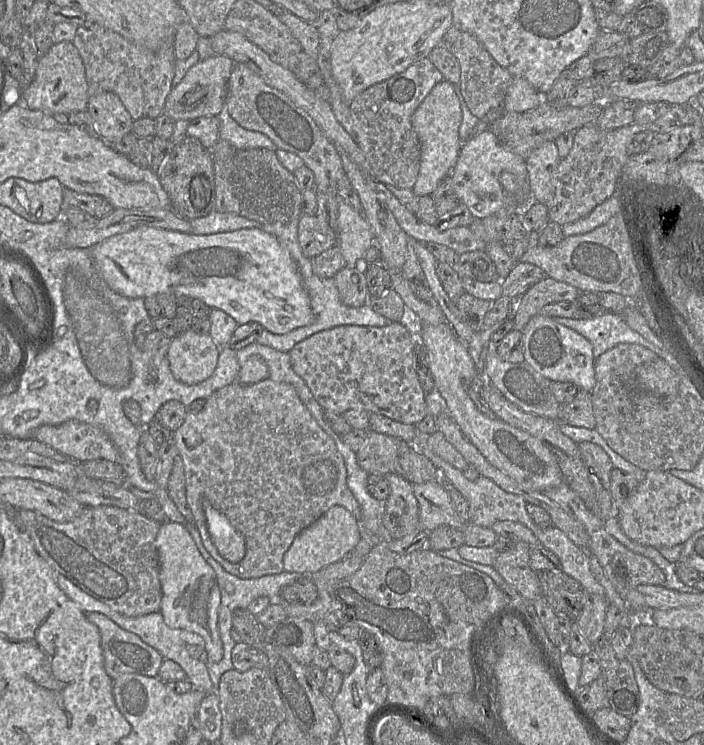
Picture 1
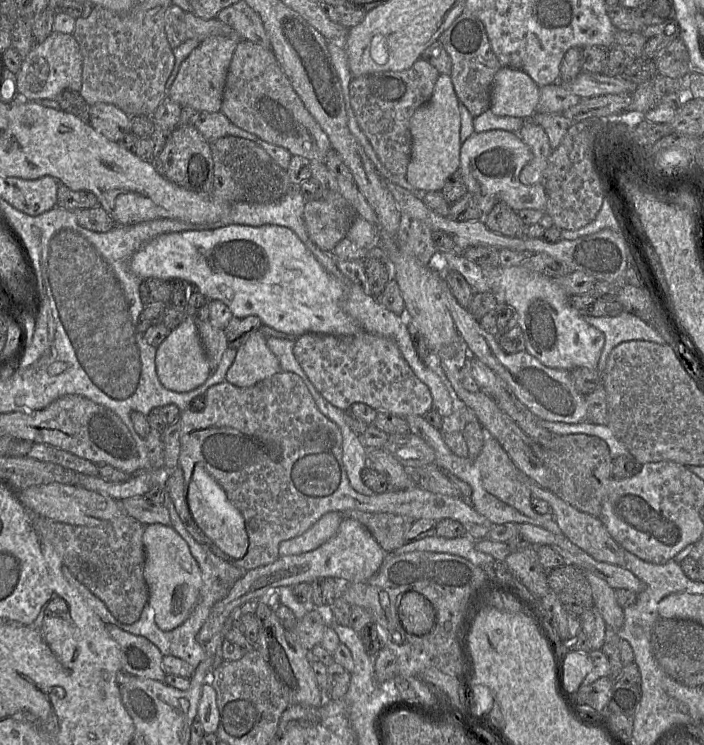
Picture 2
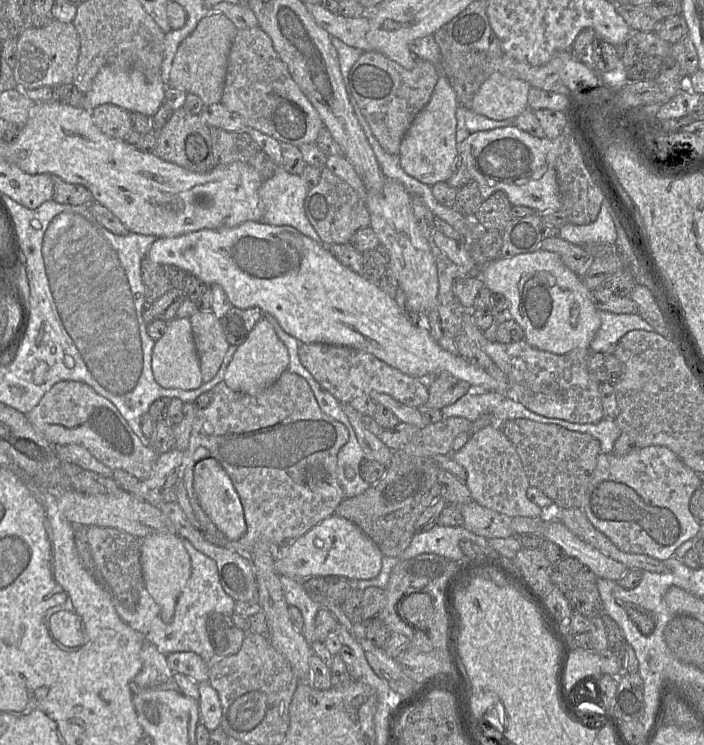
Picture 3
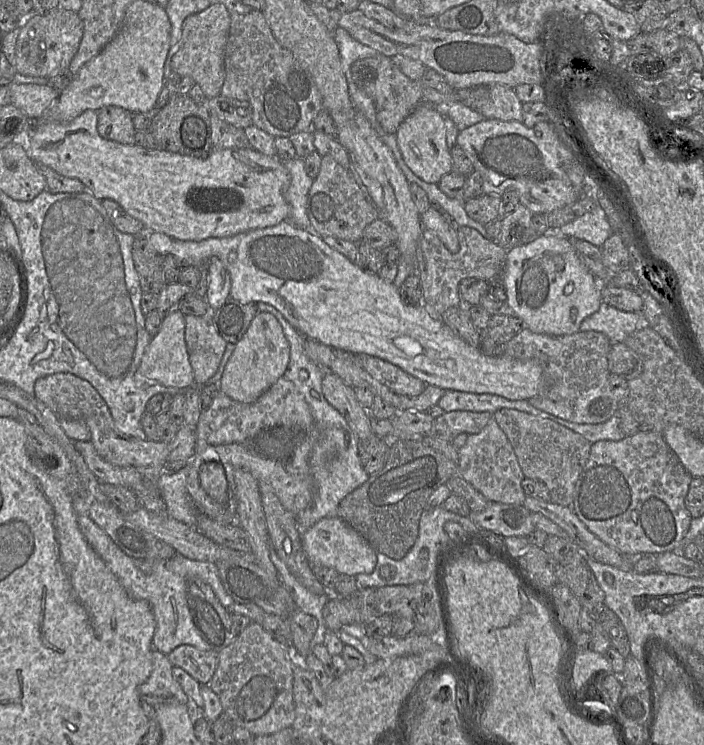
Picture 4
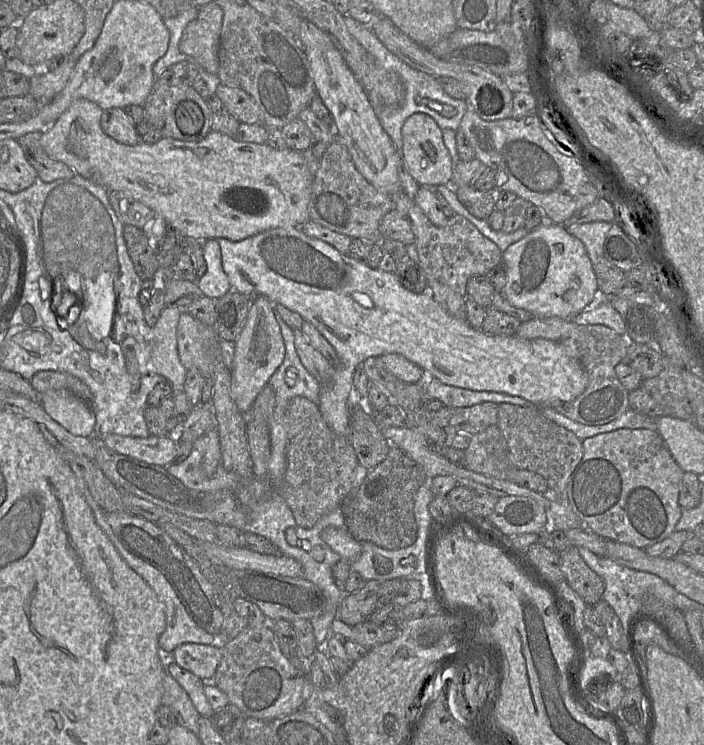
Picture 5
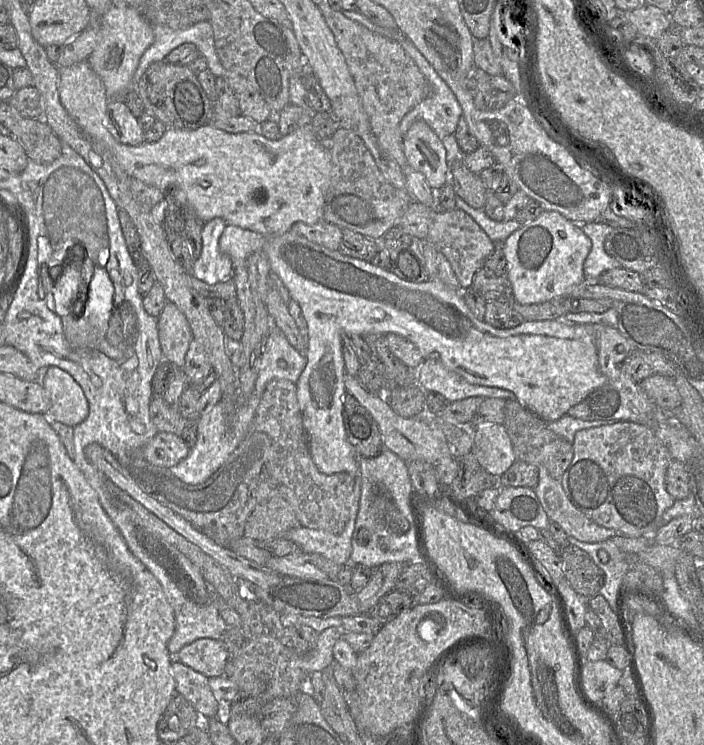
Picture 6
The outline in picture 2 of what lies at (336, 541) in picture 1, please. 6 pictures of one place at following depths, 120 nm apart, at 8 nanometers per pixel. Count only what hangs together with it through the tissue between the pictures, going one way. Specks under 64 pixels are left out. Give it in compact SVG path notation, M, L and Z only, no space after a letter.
M338 511L325 513L301 535L284 540L279 544L279 556L298 555L312 551L335 535L344 514Z

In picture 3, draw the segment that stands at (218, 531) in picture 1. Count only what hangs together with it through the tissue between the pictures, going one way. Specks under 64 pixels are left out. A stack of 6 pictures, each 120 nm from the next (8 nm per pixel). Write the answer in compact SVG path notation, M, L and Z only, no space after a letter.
M207 458L195 465L194 489L201 509L224 537L230 541L239 540L246 532L243 507L229 476L216 460Z

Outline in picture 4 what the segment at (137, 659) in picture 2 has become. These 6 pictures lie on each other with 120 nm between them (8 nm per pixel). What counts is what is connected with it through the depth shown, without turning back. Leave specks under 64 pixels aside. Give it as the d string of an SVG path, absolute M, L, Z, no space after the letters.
M157 650L152 651L152 672L138 692L146 709L161 704L189 704L188 696L173 676L168 656Z

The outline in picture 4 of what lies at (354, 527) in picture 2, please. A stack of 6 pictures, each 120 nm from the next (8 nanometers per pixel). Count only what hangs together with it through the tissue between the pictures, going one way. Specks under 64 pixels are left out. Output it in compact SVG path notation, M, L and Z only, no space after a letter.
M340 517L319 520L303 532L301 542L312 567L329 567L339 574L356 576L372 573L377 564L376 551L358 531Z

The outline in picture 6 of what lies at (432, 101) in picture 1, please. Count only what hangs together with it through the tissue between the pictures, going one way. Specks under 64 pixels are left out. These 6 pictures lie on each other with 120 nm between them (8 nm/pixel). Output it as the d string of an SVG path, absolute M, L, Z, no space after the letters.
M423 120L415 121L403 136L403 151L408 166L422 173L434 191L450 181L443 141Z

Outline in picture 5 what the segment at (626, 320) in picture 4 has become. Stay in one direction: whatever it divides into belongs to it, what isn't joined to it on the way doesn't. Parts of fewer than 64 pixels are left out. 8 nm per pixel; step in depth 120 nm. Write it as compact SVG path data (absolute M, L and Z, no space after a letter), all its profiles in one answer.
M599 289L590 304L572 317L579 325L601 324L622 335L626 332L625 323L620 313L607 302L608 296Z

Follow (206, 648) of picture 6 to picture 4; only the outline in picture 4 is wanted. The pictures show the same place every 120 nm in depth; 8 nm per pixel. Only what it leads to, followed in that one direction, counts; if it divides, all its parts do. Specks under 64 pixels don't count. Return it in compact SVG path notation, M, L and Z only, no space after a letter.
M181 645L167 655L172 666L179 667L202 686L209 685L219 662L219 652L204 651L191 645Z

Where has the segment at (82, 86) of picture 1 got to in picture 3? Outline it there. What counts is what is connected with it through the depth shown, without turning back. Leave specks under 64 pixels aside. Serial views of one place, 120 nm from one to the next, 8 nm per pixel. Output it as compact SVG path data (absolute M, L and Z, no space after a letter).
M53 19L41 28L28 25L17 37L13 76L18 88L26 92L44 86L52 88L73 84L79 53L80 41L73 23L62 23Z

